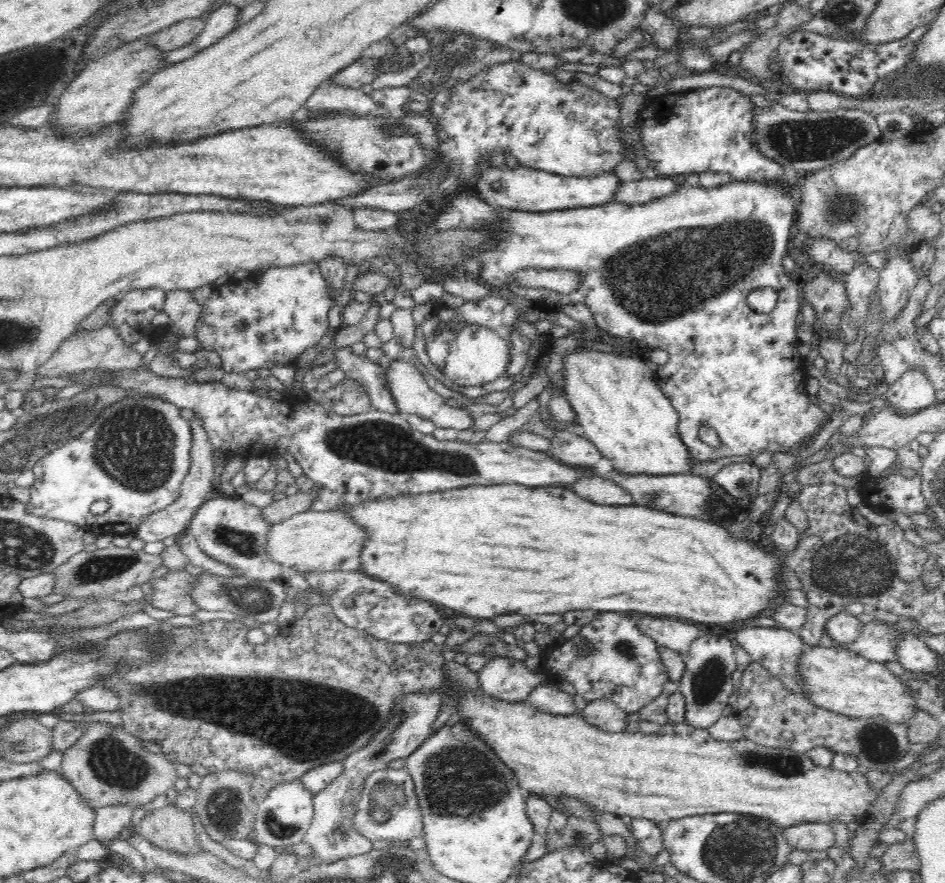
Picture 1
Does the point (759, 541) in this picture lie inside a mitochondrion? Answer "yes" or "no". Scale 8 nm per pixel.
no

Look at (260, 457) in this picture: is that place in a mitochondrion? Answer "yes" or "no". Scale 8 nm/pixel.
no

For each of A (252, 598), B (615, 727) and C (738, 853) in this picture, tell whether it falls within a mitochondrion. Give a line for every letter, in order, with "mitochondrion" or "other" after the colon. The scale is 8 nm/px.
A: mitochondrion
B: other
C: mitochondrion

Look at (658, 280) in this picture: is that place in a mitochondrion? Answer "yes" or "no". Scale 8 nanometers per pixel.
yes

